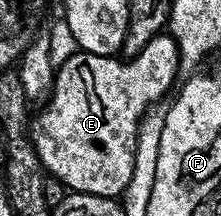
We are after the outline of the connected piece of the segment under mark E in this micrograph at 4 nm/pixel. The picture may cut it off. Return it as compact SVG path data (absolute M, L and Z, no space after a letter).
M159 35L148 43L148 47L144 47L144 51L138 57L129 59L119 59L117 56L101 57L100 55L92 55L91 53L83 53L77 51L64 64L57 66L54 74L54 85L48 100L42 106L42 114L38 118L36 116L30 121L30 141L35 147L36 153L40 157L40 163L43 165L45 172L49 176L60 179L66 184L67 190L75 193L87 193L88 195L96 195L97 197L108 197L111 199L121 198L122 192L128 187L128 183L132 179L134 164L136 163L136 139L138 138L138 128L142 122L142 118L146 116L151 107L159 104L158 100L169 91L173 90L174 76L180 73L180 62L178 59L178 45L173 37L169 35Z

